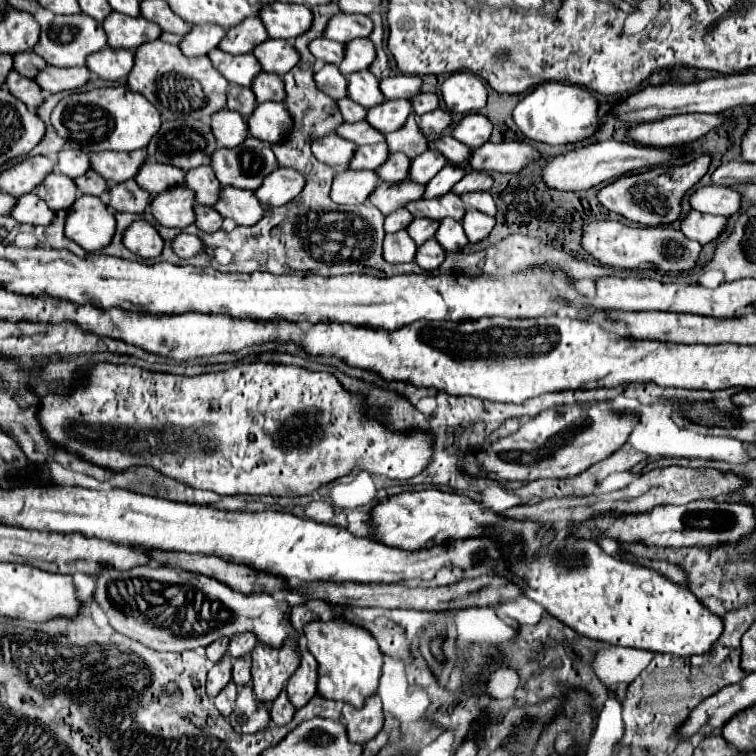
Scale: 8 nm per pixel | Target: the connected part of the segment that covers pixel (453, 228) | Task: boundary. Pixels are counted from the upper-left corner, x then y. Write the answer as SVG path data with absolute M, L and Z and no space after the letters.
M444 218L444 222L440 222L440 230L436 232L436 240L448 252L460 252L464 246L470 244L466 234L464 234L462 224L452 220L452 218Z

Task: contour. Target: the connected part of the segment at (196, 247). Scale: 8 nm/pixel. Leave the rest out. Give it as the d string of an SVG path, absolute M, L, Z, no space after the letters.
M178 234L174 240L174 252L180 258L192 258L196 254L202 254L206 250L206 244L198 238L198 236L190 236L190 234Z

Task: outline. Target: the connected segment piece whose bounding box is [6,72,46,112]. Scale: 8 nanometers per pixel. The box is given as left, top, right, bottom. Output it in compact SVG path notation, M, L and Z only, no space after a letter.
M18 72L8 74L6 86L8 86L8 90L10 90L16 98L20 98L32 112L36 112L38 106L40 106L40 104L44 102L44 98L46 98L44 92L42 92L42 88L40 88L34 80L24 78L24 76L20 76Z

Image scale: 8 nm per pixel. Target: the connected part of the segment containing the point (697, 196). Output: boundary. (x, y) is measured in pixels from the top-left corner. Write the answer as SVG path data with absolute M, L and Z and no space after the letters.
M706 186L706 188L696 190L690 196L690 204L698 212L732 216L732 214L738 214L738 210L742 206L742 196L734 188L726 188L726 186Z

